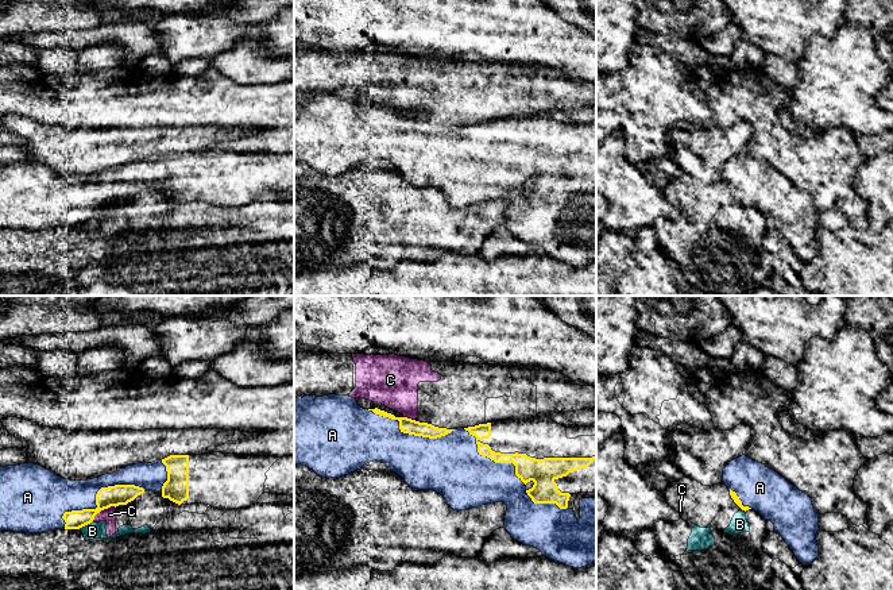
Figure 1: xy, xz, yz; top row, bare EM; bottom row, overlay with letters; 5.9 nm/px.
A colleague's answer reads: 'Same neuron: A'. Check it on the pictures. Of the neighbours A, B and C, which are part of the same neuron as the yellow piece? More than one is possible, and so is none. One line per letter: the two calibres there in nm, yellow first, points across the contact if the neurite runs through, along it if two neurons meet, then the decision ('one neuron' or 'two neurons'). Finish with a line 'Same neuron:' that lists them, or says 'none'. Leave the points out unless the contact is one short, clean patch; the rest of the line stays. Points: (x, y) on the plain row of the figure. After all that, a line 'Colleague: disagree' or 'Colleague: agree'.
A: 130/240 nm | one neuron
B: 130/100 nm | two neurons
C: 130/80 nm | two neurons
Same neuron: A
Colleague: agree

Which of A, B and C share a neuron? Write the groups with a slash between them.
A / B C

